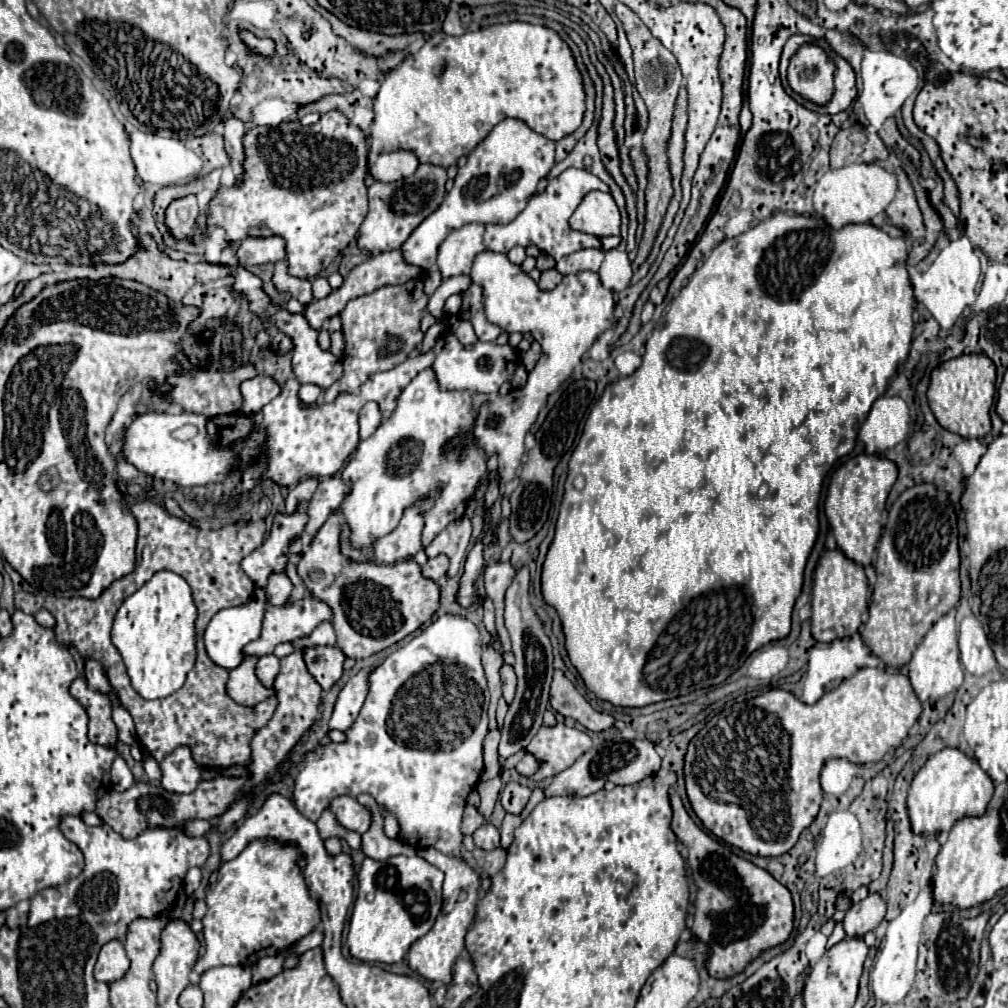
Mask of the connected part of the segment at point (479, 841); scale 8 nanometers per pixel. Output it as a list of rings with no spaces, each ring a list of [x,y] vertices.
[[[484,822],[472,836],[474,836],[474,844],[478,848],[492,850],[492,848],[500,846],[500,834],[498,834],[498,830],[490,822]]]

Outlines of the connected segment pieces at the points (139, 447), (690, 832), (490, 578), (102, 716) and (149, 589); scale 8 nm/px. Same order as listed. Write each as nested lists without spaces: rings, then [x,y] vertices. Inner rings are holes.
[[[146,412],[146,414],[134,416],[130,426],[124,428],[122,454],[140,472],[158,480],[170,480],[176,486],[202,486],[202,484],[222,482],[232,472],[234,466],[252,462],[260,456],[264,432],[252,432],[242,444],[234,444],[232,448],[220,448],[210,444],[210,438],[206,434],[206,420],[208,420],[206,416],[190,414],[190,412],[182,412],[182,414]],[[184,424],[194,424],[198,428],[198,434],[192,440],[180,442],[172,438],[170,432]]]
[[[670,786],[670,806],[674,812],[672,832],[688,848],[690,876],[696,884],[692,936],[710,948],[706,960],[708,974],[714,978],[732,978],[746,970],[746,966],[764,950],[784,944],[794,930],[792,894],[770,872],[736,856],[724,844],[716,842],[684,810],[684,804]]]
[[[508,562],[490,564],[484,570],[486,596],[494,602],[494,608],[496,608],[496,632],[498,632],[502,648],[506,652],[510,652],[510,636],[508,636],[508,630],[504,628],[504,594],[506,594],[506,588],[510,586],[514,576],[516,576],[516,570]]]
[[[78,676],[72,682],[70,694],[88,712],[88,740],[96,744],[104,744],[104,746],[116,746],[118,732],[112,722],[112,704],[108,696],[88,688],[84,676]]]
[[[168,570],[156,572],[140,590],[122,602],[114,618],[112,642],[124,658],[132,688],[142,698],[166,698],[182,688],[196,660],[194,622],[196,606],[188,582]]]

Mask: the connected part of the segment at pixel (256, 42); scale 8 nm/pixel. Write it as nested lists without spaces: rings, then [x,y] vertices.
[[[240,30],[240,40],[242,44],[252,52],[252,54],[258,54],[258,56],[264,56],[264,58],[272,58],[276,54],[276,42],[272,38],[258,38],[254,36],[252,32],[248,30]]]

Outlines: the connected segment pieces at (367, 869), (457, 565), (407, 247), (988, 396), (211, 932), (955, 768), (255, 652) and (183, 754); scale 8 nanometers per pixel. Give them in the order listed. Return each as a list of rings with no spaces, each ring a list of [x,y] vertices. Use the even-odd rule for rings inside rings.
[[[392,856],[386,862],[364,858],[358,870],[358,892],[350,916],[348,950],[362,962],[394,964],[406,958],[408,948],[422,938],[434,924],[442,908],[442,880],[444,874],[420,856]],[[382,868],[396,868],[396,886],[386,888]]]
[[[462,516],[462,520],[454,520],[454,524],[450,524],[444,532],[440,532],[434,542],[426,548],[428,556],[436,556],[438,552],[446,554],[450,558],[450,568],[448,568],[448,576],[456,576],[462,568],[462,560],[468,552],[470,546],[470,536],[472,536],[472,526],[470,526],[470,518]]]
[[[506,118],[474,152],[468,156],[466,164],[458,168],[452,190],[446,194],[444,202],[432,212],[402,244],[402,256],[406,264],[430,270],[436,264],[436,252],[450,230],[460,228],[470,222],[482,224],[508,224],[522,212],[528,200],[536,192],[536,184],[542,176],[548,176],[554,166],[554,142],[536,134],[518,118]]]
[[[960,354],[958,358],[938,364],[930,374],[928,404],[942,428],[962,438],[984,438],[990,424],[990,406],[996,392],[996,368],[986,354]]]
[[[256,840],[234,860],[222,862],[214,876],[216,880],[210,886],[209,879],[206,889],[208,912],[202,918],[206,950],[194,966],[198,974],[216,966],[246,964],[258,952],[286,950],[286,946],[310,934],[320,922],[318,904],[310,898],[302,870],[298,868],[298,848],[292,844]],[[288,894],[294,894],[294,898]]]
[[[944,748],[926,760],[912,780],[908,792],[908,816],[914,834],[942,834],[948,832],[960,818],[982,816],[994,794],[994,782],[976,760],[968,758],[958,748]]]
[[[306,596],[298,602],[286,602],[282,606],[272,606],[270,602],[266,604],[266,614],[264,614],[264,620],[262,620],[262,634],[258,640],[250,642],[244,646],[244,656],[266,656],[266,654],[272,654],[274,648],[282,642],[292,642],[294,638],[306,638],[312,634],[312,630],[324,622],[324,620],[332,620],[332,608],[324,602],[320,602],[318,598],[314,596]]]
[[[178,746],[160,762],[160,786],[174,794],[190,794],[200,782],[200,766],[192,760],[188,746]]]

